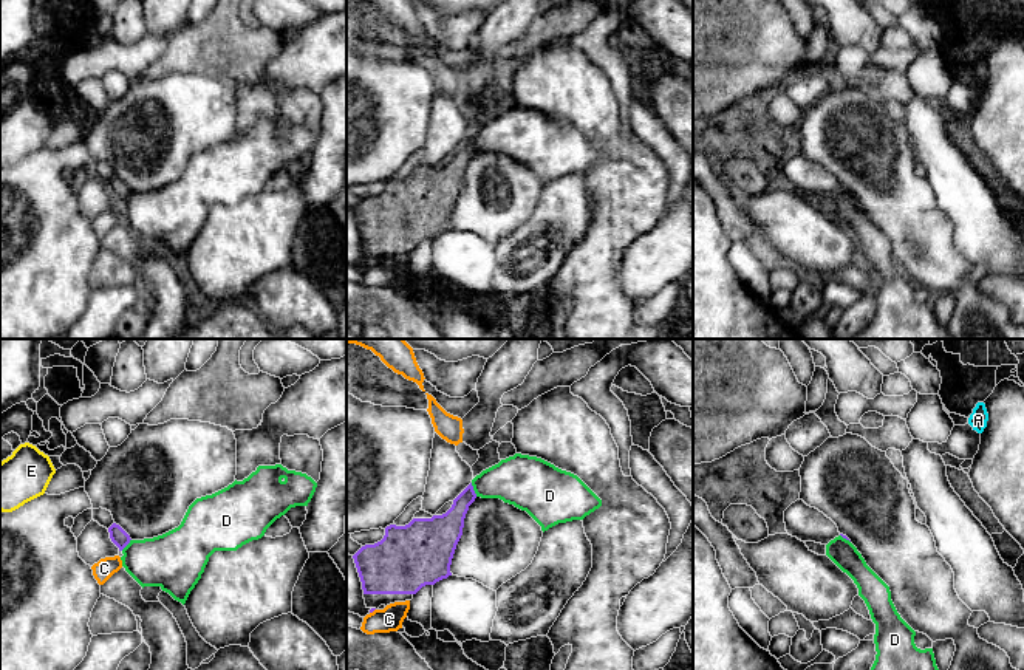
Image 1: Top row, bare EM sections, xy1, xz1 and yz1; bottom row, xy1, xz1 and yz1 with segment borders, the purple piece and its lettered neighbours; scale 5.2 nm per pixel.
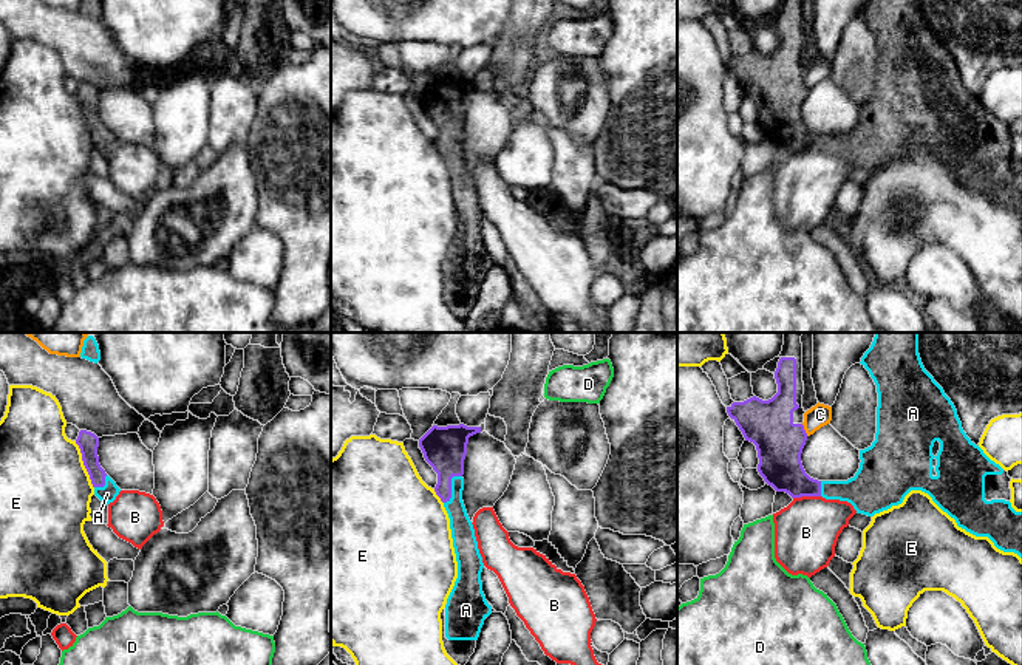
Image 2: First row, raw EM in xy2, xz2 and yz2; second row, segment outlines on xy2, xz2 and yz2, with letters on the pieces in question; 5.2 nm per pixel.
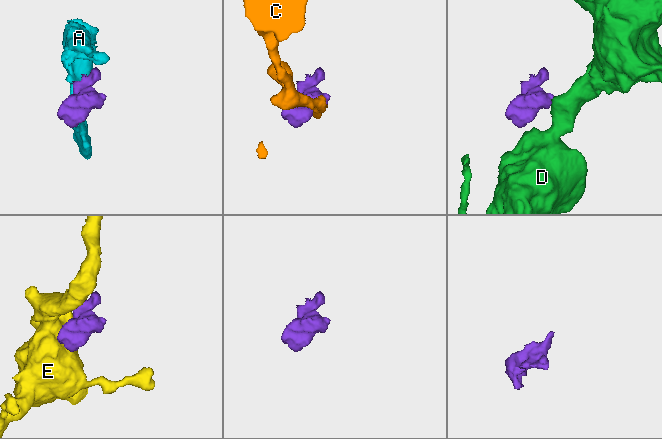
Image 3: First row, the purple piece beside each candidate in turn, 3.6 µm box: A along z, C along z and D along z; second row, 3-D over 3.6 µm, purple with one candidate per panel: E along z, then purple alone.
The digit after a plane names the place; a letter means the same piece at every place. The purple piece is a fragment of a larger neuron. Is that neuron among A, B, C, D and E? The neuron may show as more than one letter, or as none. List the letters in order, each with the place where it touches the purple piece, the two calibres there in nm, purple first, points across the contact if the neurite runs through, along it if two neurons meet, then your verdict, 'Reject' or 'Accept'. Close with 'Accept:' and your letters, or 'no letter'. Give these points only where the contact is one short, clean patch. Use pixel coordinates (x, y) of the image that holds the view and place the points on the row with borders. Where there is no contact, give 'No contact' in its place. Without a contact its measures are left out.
A: Touches purple at xz2 (450, 486). Thickness 220 nm (purple) against 120 nm. Path across: xz2 (444, 449), (450, 467), (450, 486), (452, 501), (463, 532). Accept
B: Touches purple at yz2 (806, 495). Thickness 220 nm (purple) against 340 nm. Boundary: yz2 (820, 495), (793, 498). Reject
C: Touches purple at yz2 (804, 430). Thickness 260 nm (purple) against 120 nm. Reject
D: Touches purple at xz1 (472, 489). Thickness 170 nm (purple) against 260 nm. Boundary: xz1 (471, 483), (477, 495). Reject
E: Touches purple at xy2 (84, 464). Thickness 110 nm (purple) against 480 nm. Boundary: xy2 (74, 441), (93, 487). Reject
Accept: A

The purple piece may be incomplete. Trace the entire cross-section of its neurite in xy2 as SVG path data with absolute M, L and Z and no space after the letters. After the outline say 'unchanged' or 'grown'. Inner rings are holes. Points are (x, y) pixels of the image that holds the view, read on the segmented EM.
M80 430L76 444L80 448L83 466L94 487L94 495L108 506L116 500L121 489L99 464L99 438L91 431Z; grown

